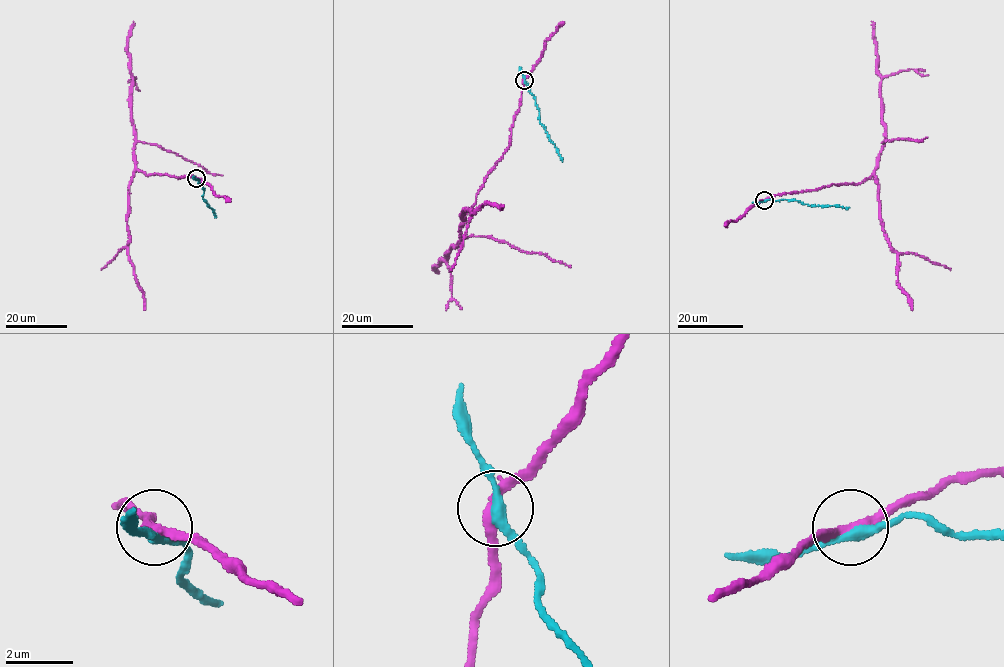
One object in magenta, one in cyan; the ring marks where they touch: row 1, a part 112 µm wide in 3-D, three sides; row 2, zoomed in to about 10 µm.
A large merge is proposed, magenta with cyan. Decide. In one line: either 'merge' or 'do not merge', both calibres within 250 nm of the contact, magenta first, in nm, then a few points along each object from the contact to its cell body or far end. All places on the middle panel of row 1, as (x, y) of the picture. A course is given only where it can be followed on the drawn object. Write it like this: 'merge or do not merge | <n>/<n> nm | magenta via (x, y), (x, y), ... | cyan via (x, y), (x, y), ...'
do not merge | 320/280 nm | magenta via (524, 80), (509, 144), (466, 215), (457, 247), (452, 246), (445, 261), (434, 266), (433, 270), (436, 271) | cyan via (524, 80), (535, 98), (539, 122), (562, 161)

